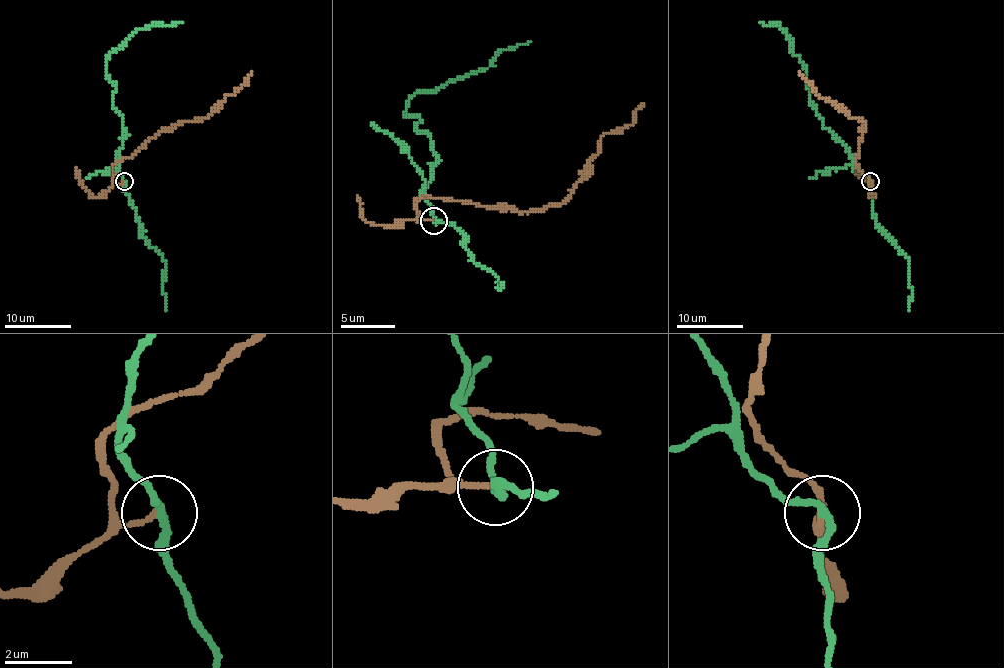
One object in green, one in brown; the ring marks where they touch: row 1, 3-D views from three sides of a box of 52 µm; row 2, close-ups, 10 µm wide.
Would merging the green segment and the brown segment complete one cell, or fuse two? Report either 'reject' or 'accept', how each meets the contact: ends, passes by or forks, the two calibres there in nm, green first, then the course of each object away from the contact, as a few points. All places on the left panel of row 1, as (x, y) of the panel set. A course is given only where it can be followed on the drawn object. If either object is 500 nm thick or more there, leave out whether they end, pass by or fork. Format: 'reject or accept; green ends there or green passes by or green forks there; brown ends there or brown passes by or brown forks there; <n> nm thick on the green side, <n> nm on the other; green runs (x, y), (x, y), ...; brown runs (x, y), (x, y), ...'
reject; green passes by; brown ends there; 220 nm thick on the green side, 160 nm on the other; green runs (123, 182), (117, 170), (125, 134), (112, 104), (107, 58), (138, 29), (183, 21); brown runs (123, 182), (115, 182), (113, 167), (118, 162), (131, 158), (161, 130), (209, 117), (252, 72)

